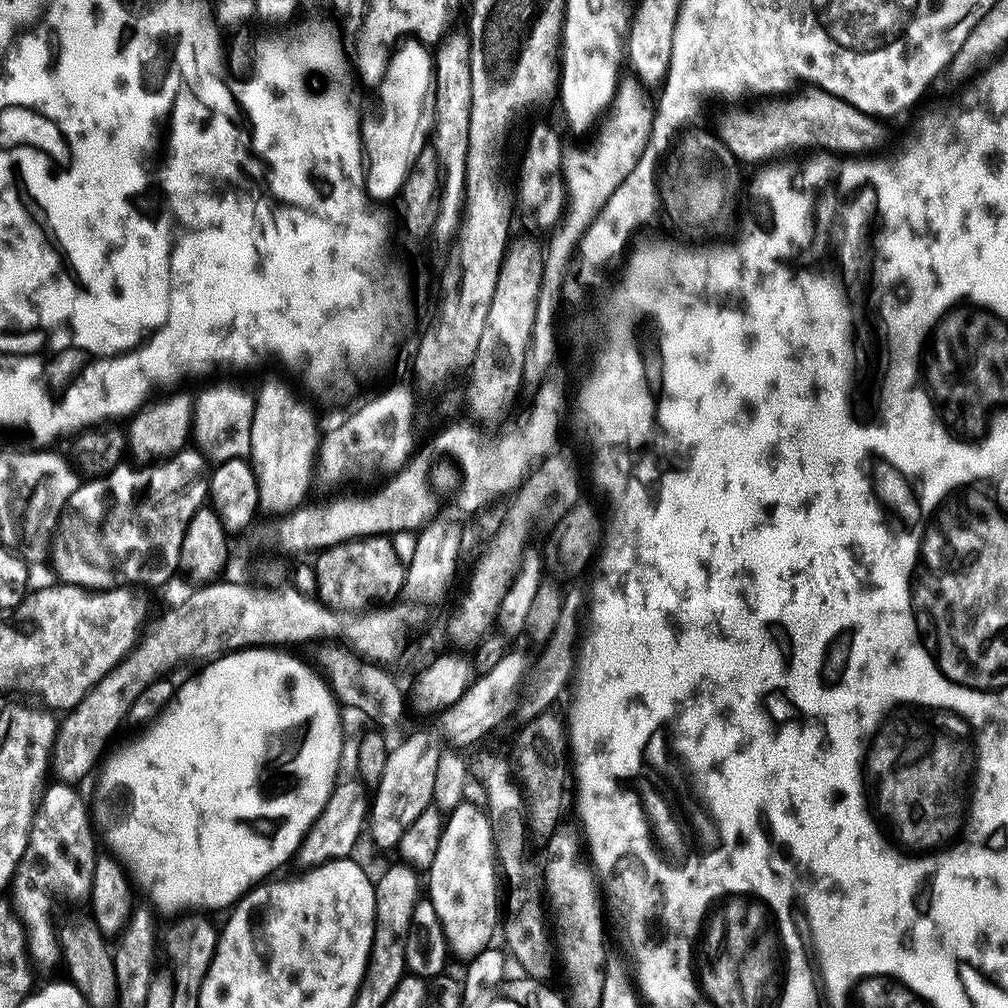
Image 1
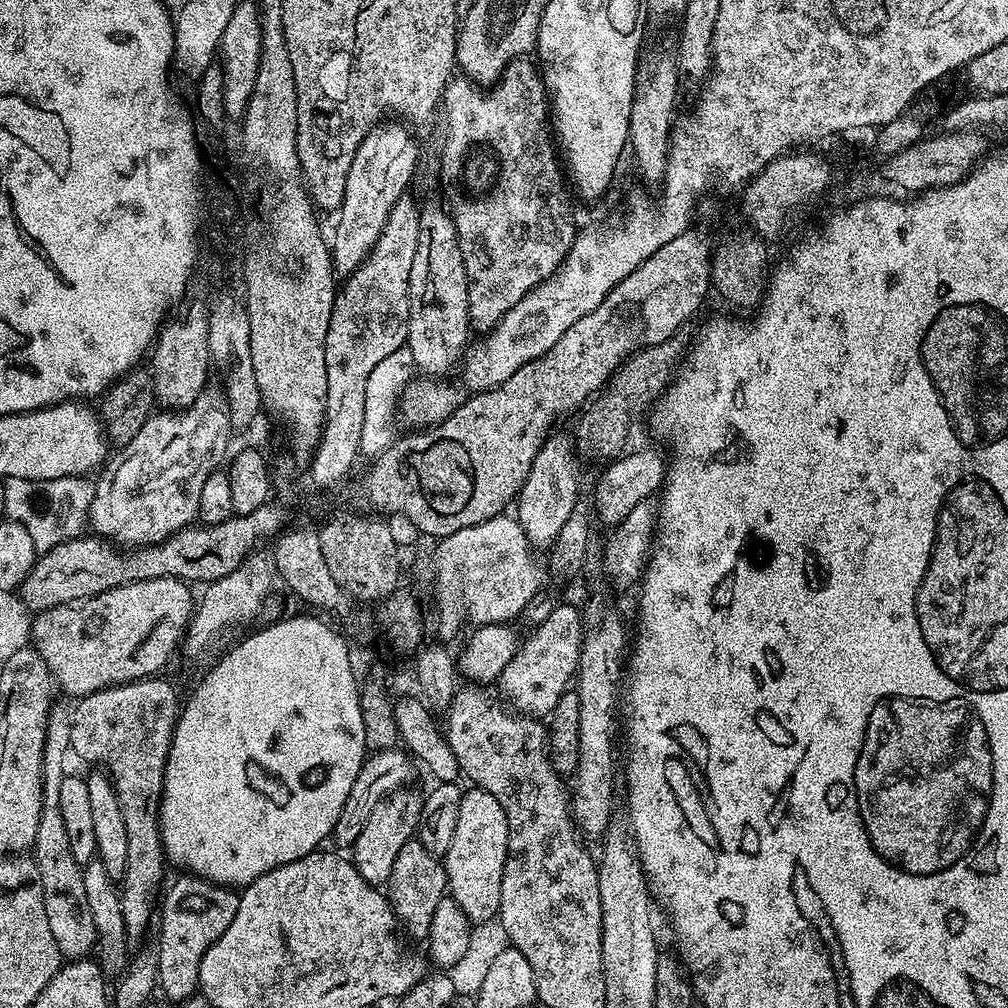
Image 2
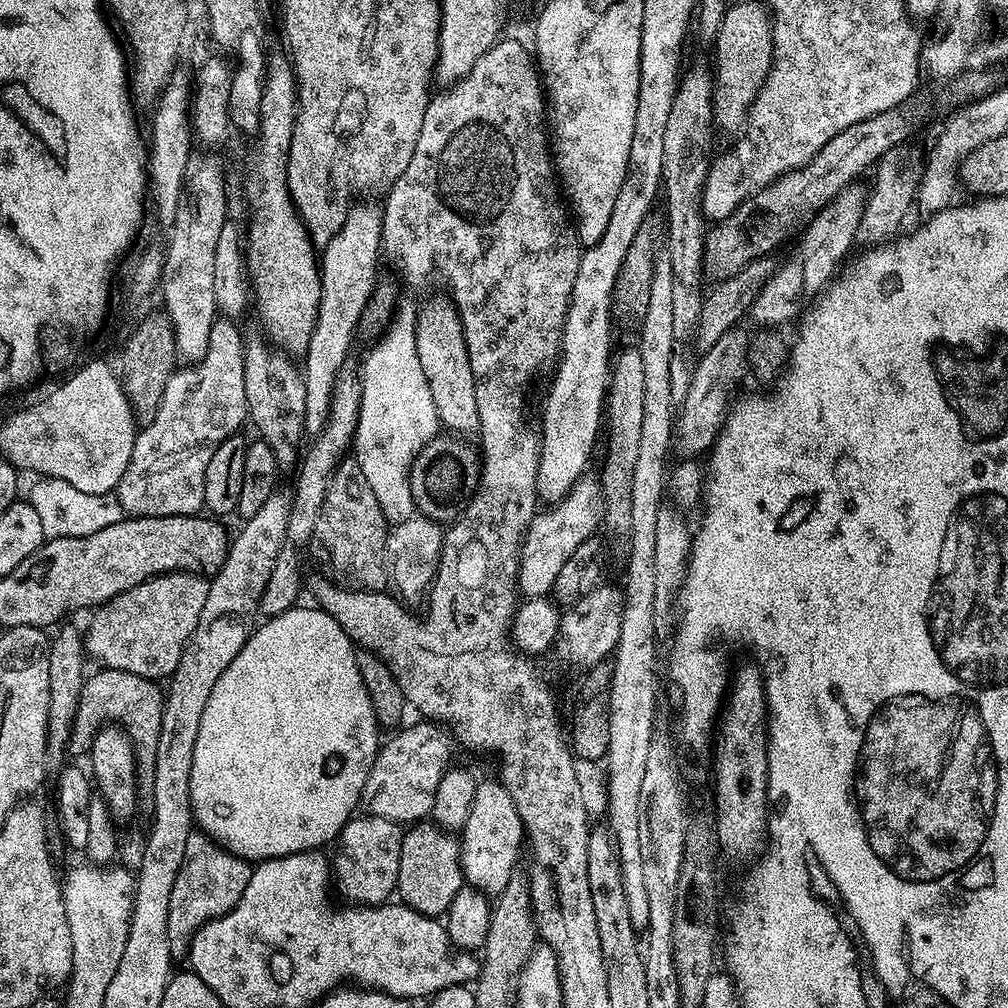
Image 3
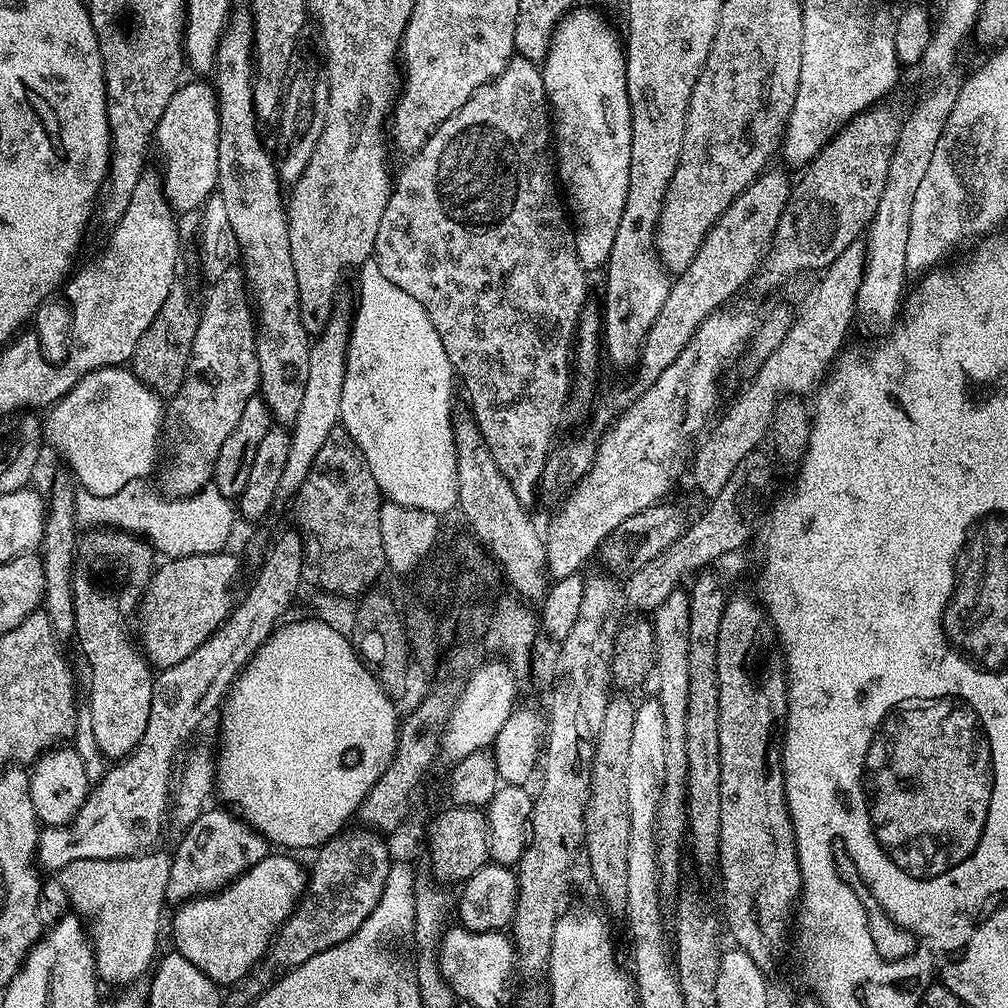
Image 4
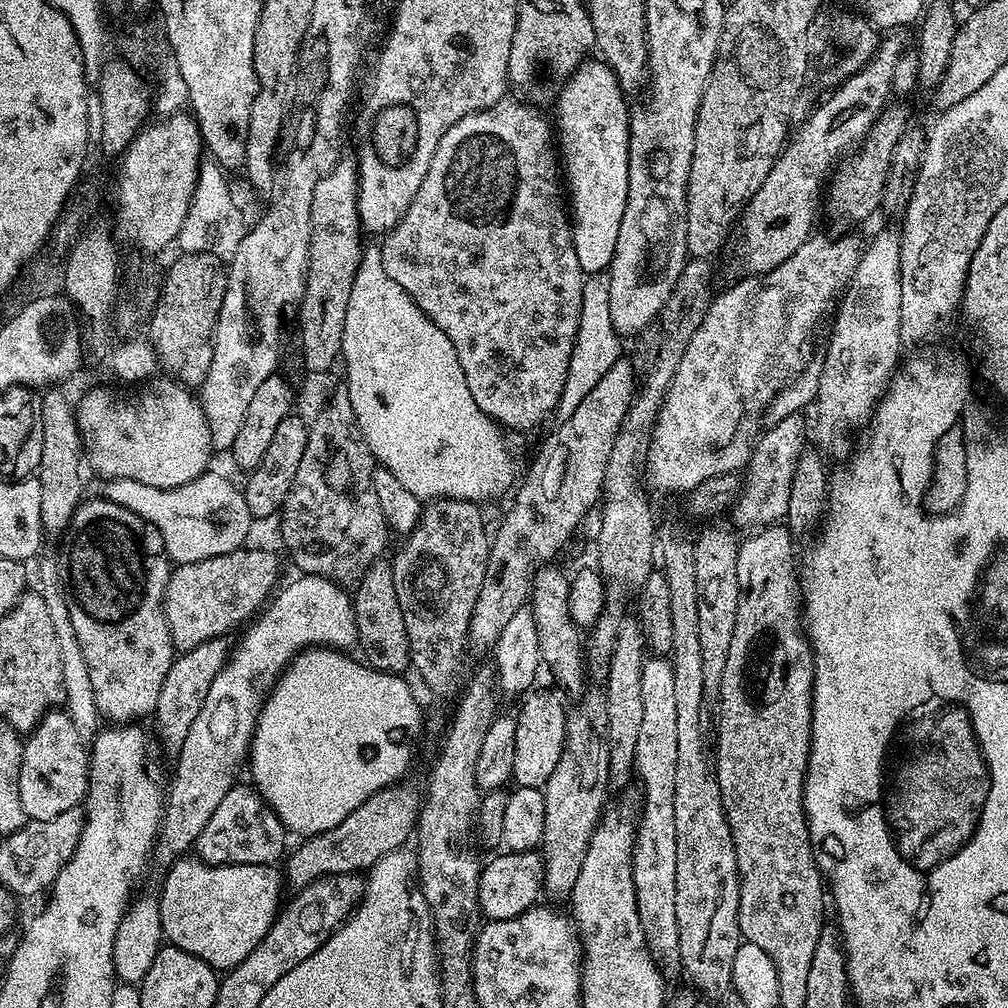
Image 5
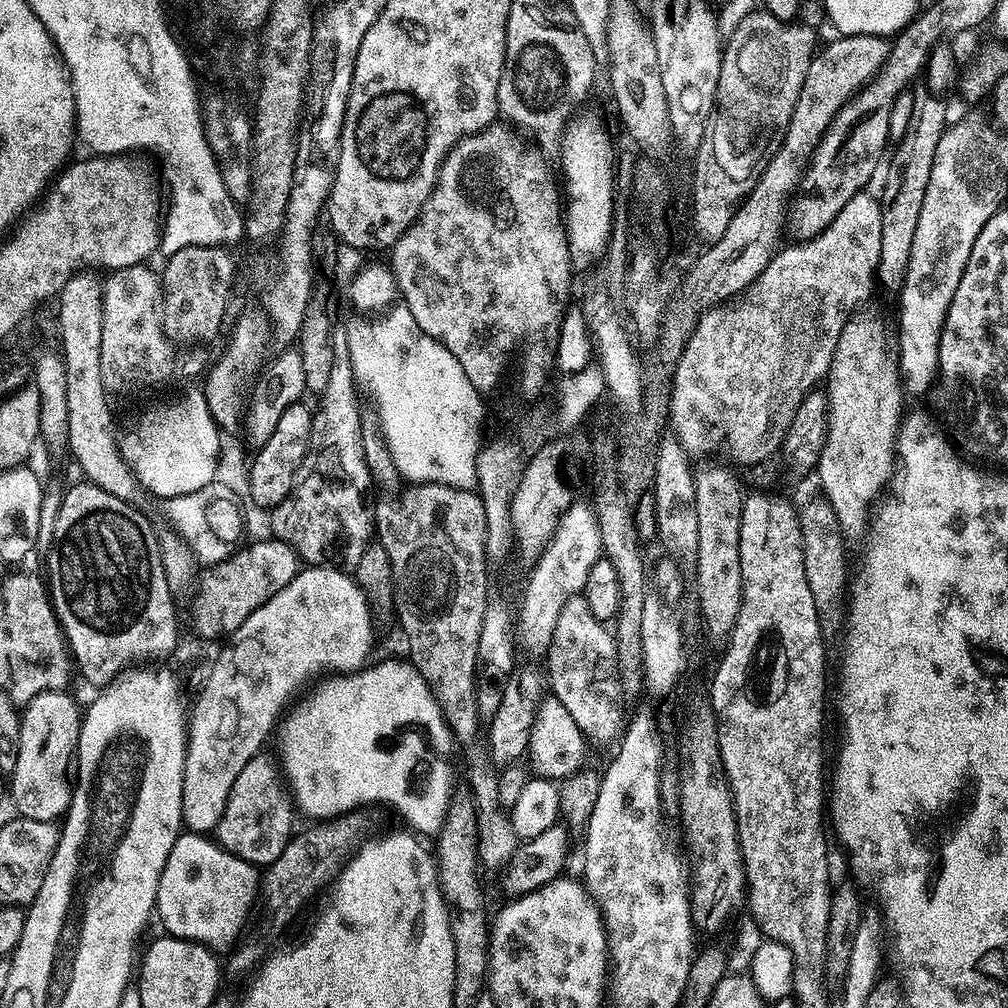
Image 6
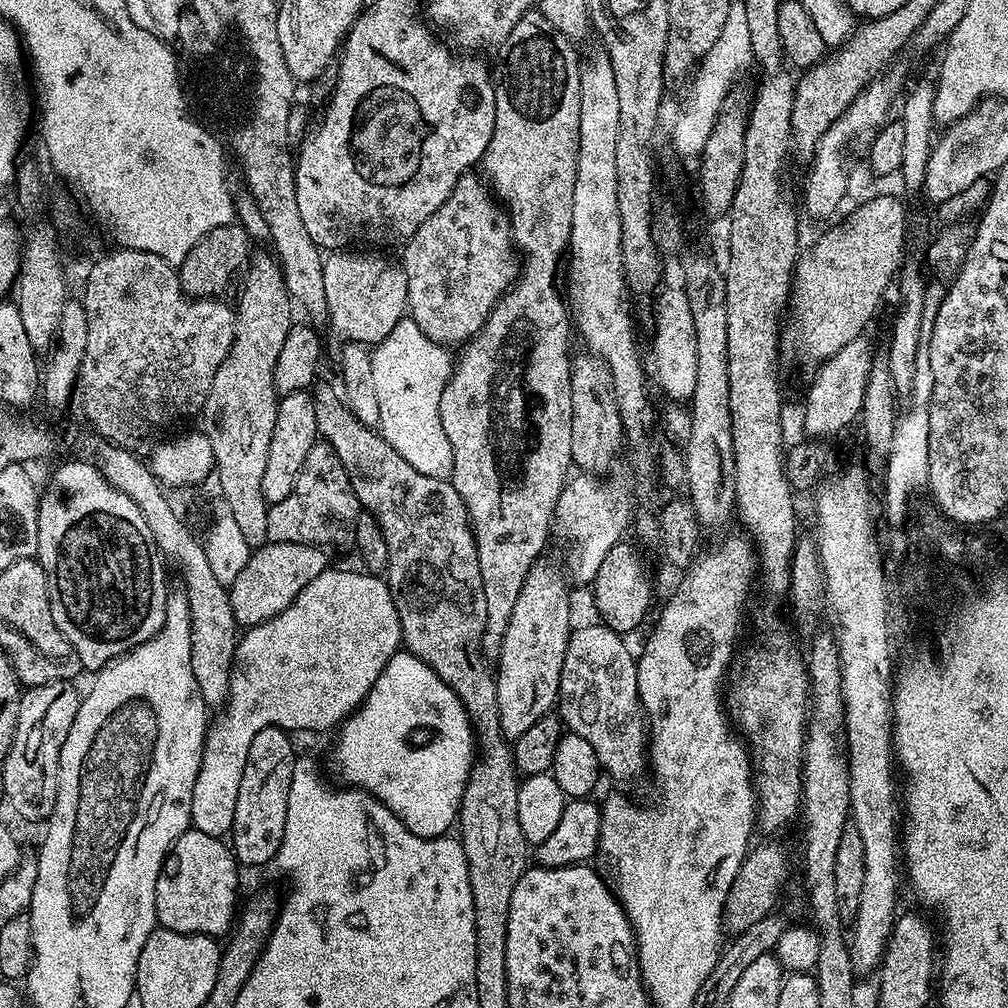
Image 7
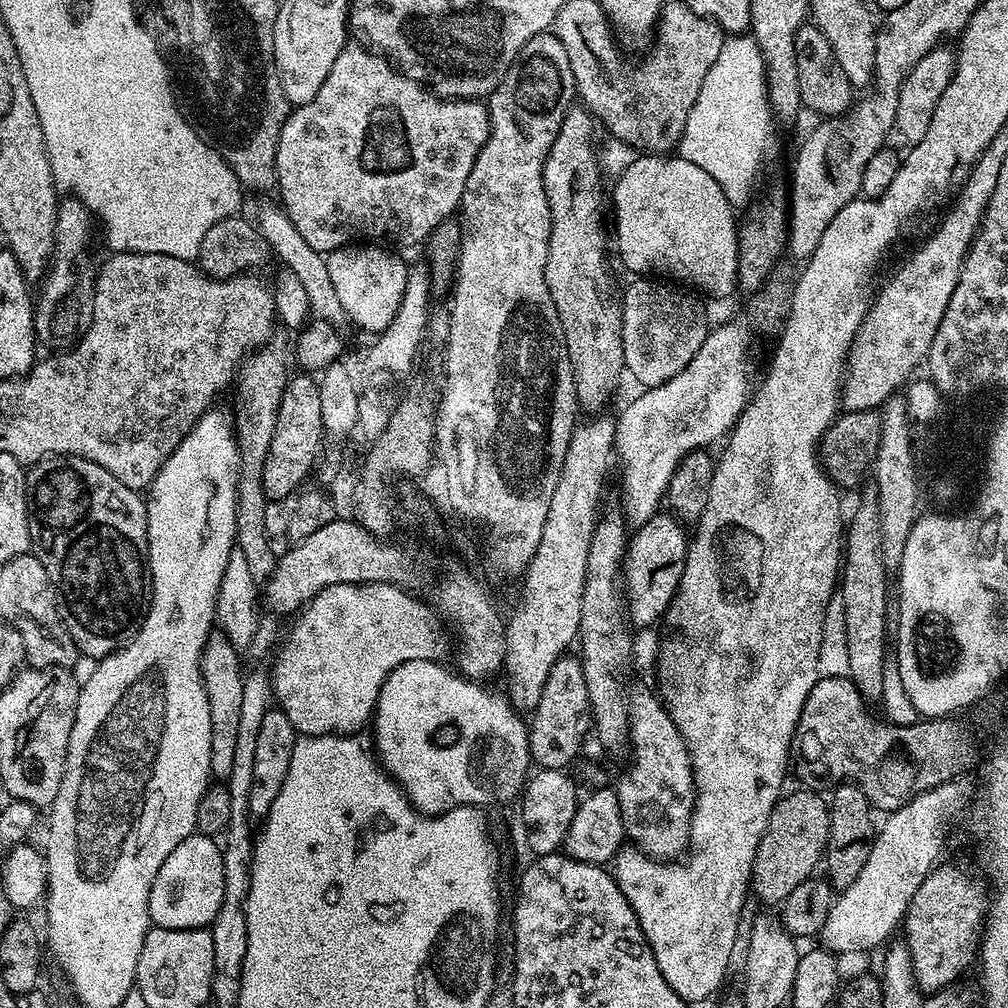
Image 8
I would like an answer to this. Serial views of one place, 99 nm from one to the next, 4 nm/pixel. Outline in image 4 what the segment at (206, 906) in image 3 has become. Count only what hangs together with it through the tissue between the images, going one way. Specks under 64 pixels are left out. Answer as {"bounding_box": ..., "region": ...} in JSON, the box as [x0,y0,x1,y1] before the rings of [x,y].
{"bounding_box":[164,807,270,906],"region":[[[209,807],[183,831],[184,837],[172,856],[170,882],[166,882],[164,898],[169,905],[179,906],[186,900],[210,896],[213,892],[220,891],[270,854],[269,841],[265,840],[247,820],[227,807],[219,807]]]}

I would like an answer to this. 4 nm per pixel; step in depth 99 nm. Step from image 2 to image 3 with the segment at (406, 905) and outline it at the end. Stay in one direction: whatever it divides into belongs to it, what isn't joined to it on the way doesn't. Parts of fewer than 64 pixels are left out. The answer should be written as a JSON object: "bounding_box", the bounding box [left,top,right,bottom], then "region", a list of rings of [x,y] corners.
{"bounding_box":[396,820,465,918],"region":[[[428,820],[419,821],[405,831],[396,883],[396,892],[403,903],[424,916],[440,918],[447,913],[450,902],[454,902],[454,894],[465,884],[460,865],[460,842],[455,835]]]}

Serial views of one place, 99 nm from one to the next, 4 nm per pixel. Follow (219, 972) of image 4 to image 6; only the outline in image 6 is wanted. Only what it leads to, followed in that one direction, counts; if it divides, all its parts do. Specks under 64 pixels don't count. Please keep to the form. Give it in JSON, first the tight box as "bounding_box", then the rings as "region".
{"bounding_box":[154,830,259,950],"region":[[[184,830],[166,858],[154,912],[164,923],[167,935],[193,940],[213,950],[228,950],[249,923],[259,887],[257,865],[230,854],[207,835]]]}

